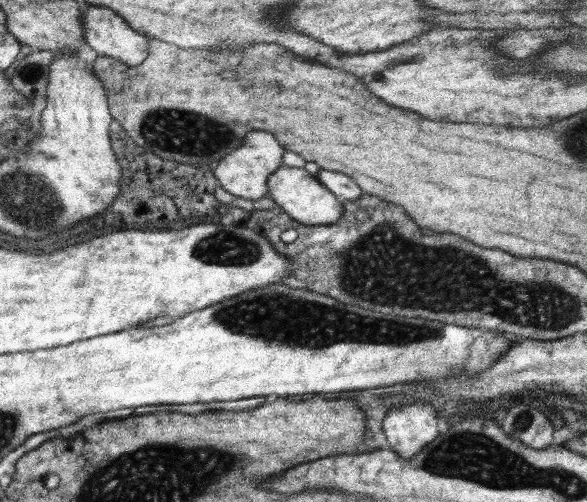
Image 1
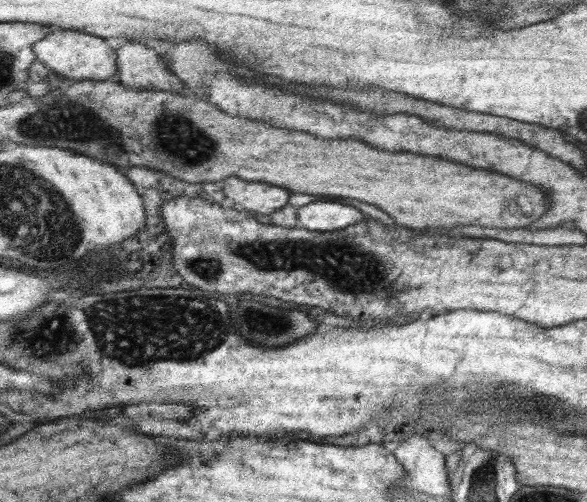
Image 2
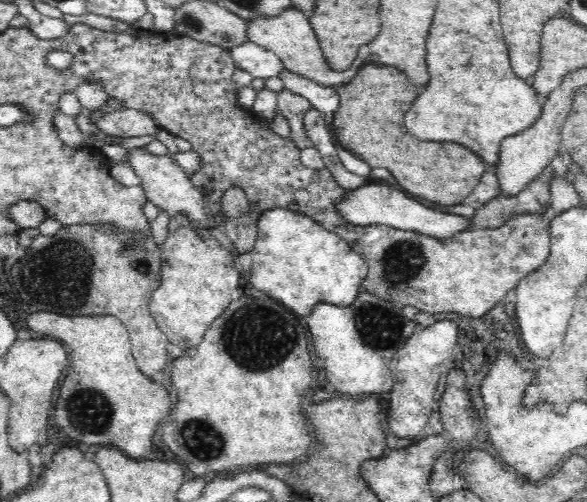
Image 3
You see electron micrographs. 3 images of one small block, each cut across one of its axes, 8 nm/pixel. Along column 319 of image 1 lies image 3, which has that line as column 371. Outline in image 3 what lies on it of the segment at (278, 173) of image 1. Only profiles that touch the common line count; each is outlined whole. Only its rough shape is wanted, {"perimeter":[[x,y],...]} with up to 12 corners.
{"perimeter":[[366,182],[336,203],[354,226],[386,224],[436,239],[470,230],[469,218]]}

